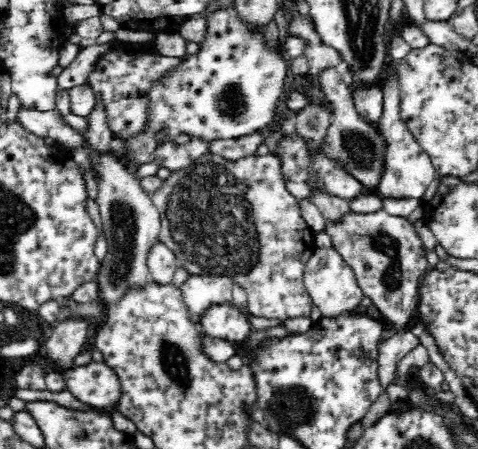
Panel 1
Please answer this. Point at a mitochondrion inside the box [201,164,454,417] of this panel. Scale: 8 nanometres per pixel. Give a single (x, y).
(380, 242)

